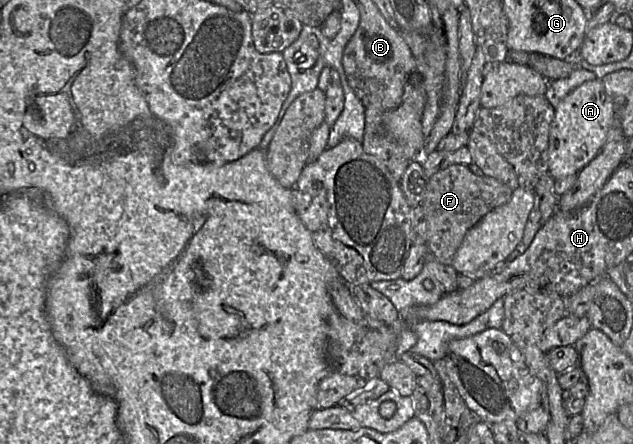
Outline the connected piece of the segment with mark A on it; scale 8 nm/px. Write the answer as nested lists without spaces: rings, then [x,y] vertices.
[[[600,78],[586,81],[573,89],[555,108],[548,137],[548,174],[555,180],[577,174],[588,165],[607,142],[613,124],[615,104],[606,94]]]

